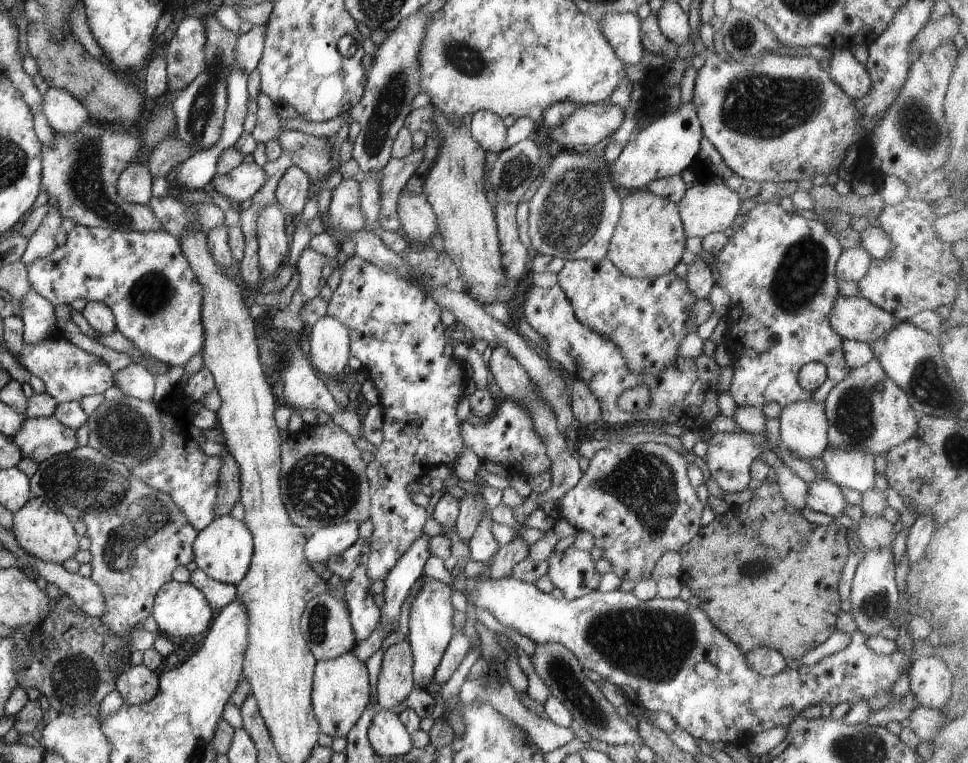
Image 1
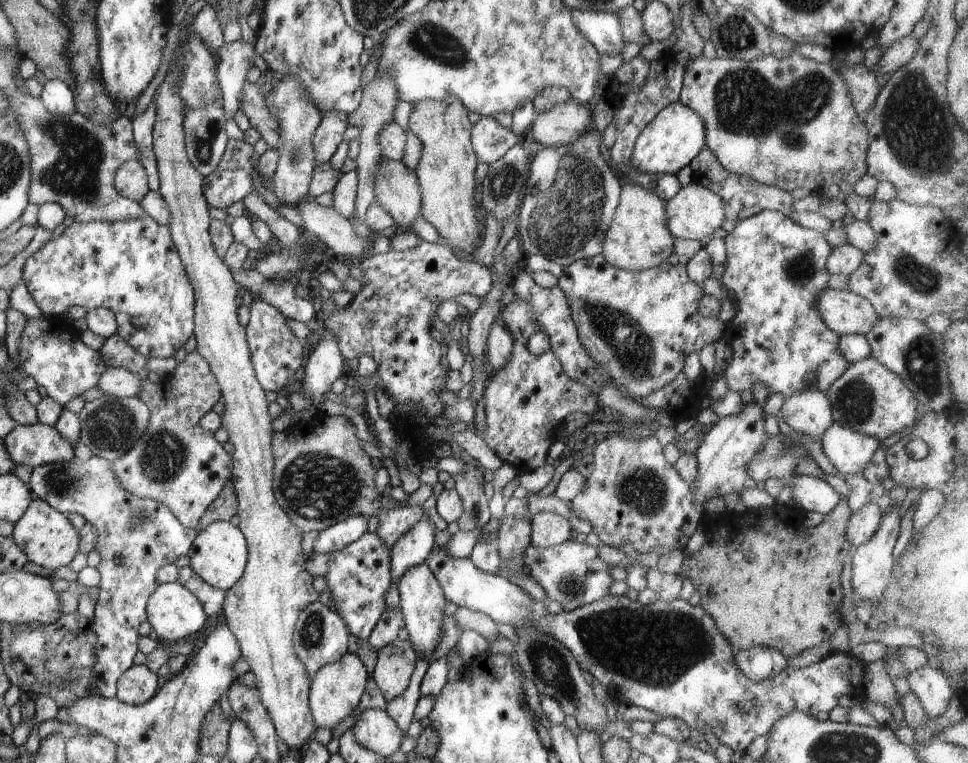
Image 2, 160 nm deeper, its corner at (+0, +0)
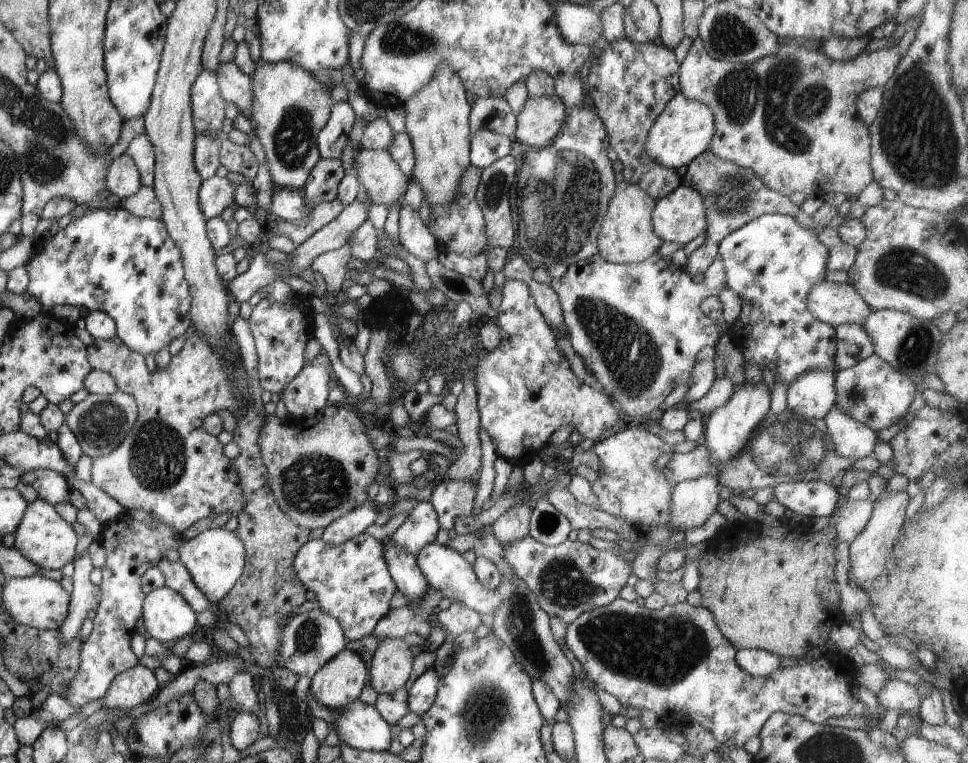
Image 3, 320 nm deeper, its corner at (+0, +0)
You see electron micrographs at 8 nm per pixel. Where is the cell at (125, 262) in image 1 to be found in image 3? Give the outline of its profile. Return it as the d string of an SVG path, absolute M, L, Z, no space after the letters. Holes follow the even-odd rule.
M121 206L88 210L82 217L59 229L54 236L38 241L37 249L29 260L25 264L29 274L26 292L41 302L43 310L50 311L56 304L72 304L79 309L104 311L115 320L120 340L144 356L155 355L168 348L170 342L184 334L192 324L192 297L181 252L168 236L161 219L137 217Z

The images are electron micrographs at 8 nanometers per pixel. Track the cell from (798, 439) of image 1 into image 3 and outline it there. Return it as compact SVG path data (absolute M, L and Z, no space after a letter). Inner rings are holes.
M807 370L789 384L786 415L804 420L824 418L837 404L835 371Z

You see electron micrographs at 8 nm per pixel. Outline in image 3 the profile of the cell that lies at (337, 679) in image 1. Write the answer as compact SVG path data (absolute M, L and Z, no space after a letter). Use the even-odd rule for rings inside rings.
M344 647L313 674L309 690L322 706L340 710L358 700L368 672L360 655Z

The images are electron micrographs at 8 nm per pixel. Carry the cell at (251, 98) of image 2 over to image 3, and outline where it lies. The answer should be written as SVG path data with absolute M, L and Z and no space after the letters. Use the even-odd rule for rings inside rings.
M232 61L220 63L215 75L222 98L235 104L249 118L253 103L251 76L244 74Z

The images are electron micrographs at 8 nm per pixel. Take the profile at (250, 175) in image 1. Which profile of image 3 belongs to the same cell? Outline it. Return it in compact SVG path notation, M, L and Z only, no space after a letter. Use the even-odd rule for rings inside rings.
M214 175L203 180L199 188L199 205L205 220L217 217L235 201L236 185L226 177Z

